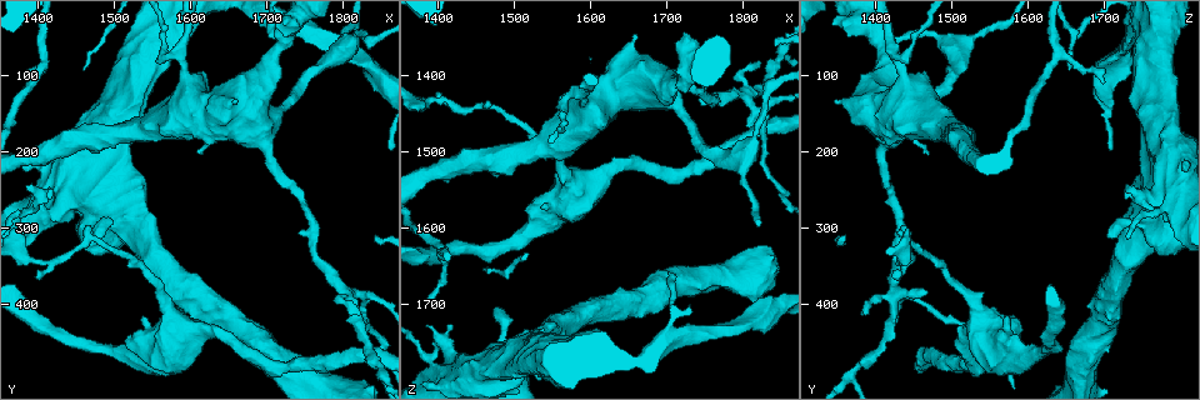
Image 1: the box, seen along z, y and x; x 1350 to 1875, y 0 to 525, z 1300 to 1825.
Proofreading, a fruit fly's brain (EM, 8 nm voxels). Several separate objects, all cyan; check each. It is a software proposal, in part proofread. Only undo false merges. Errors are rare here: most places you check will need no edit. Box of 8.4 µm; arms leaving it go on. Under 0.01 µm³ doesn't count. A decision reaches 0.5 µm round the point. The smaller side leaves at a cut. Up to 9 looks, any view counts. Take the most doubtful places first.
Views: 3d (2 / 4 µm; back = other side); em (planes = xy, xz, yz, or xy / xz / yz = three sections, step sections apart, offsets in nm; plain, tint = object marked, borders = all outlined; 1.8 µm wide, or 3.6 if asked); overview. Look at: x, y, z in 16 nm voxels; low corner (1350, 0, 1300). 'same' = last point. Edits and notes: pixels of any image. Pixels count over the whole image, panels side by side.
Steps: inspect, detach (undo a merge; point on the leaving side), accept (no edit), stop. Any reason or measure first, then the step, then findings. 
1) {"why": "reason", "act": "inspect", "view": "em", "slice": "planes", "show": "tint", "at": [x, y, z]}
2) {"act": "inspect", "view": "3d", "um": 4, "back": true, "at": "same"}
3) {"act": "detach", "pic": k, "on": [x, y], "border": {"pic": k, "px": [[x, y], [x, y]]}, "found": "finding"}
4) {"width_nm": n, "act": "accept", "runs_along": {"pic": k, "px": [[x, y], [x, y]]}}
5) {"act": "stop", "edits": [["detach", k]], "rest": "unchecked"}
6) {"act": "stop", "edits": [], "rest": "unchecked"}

{"why": "four or more arms meet", "act": "inspect", "view": "3d", "um": 2, "at": [1810, 385, 1435]}

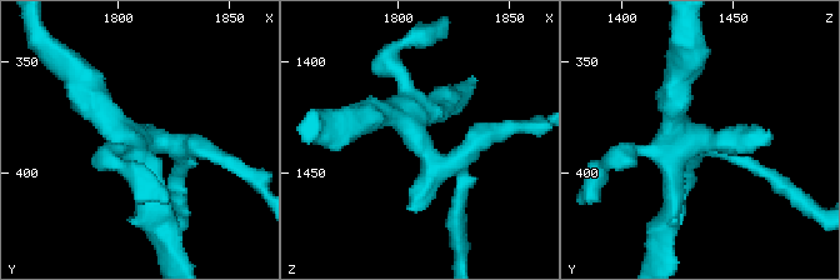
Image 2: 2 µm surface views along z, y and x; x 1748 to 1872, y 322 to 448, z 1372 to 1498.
{"act": "inspect", "view": "em", "slice": "planes", "show": "tint", "at": [1808, 385, 1430]}

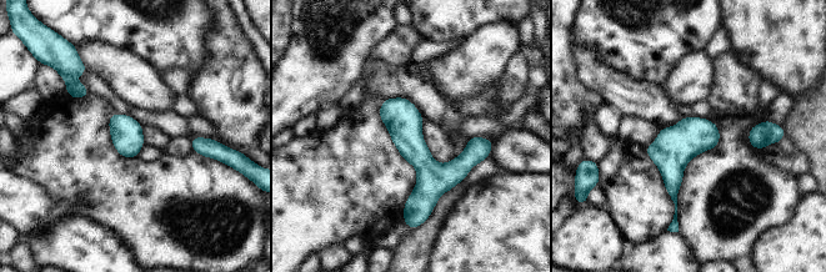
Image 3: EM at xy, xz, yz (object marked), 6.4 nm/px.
{"act": "accept", "runs_along": {"pic": 3, "px": [[384, 106], [434, 169], [486, 142]]}, "found": "continuous, no second neuron"}

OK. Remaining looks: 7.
{"why": "sharp bend", "act": "inspect", "view": "em", "slice": "xy", "step": 4, "show": "tint", "at": [1585, 75, 1420]}

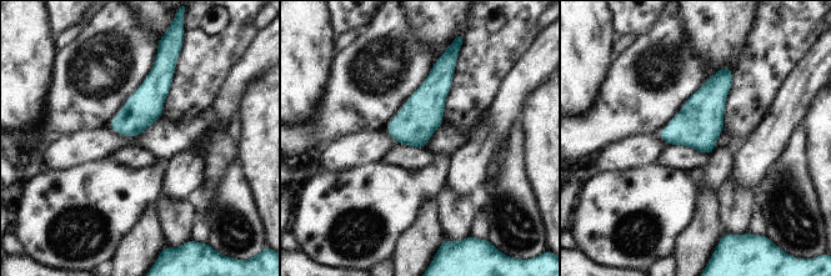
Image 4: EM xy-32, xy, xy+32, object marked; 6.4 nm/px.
{"act": "accept", "found": "one neuron here"}

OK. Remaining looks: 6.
{"why": "sudden change in width", "act": "inspect", "view": "em", "um": 3.6, "slice": "yz", "step": 16, "show": "tint", "at": [1500, 290, 1765]}

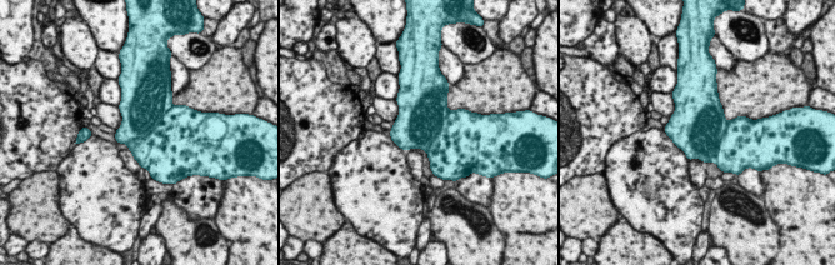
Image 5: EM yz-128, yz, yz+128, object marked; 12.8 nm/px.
{"act": "inspect", "view": "em", "um": 3.6, "slice": "planes", "show": "tint", "at": "same"}

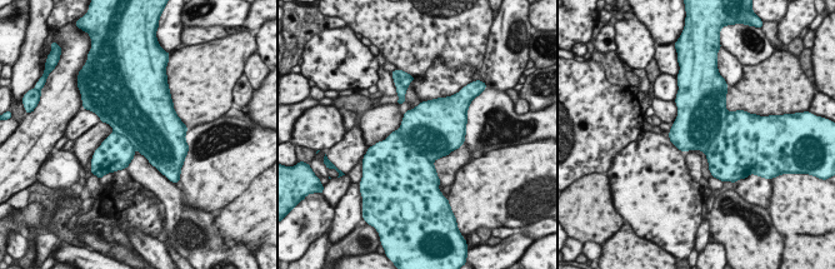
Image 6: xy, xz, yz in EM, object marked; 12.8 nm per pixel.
{"width_nm": 700, "act": "detach", "pic": 6, "on": [399, 162], "border": {"pic": 6, "px": [[400, 126], [403, 139], [433, 163]]}, "found": "a second neuron is stuck on"}

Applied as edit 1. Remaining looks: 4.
{"why": "sharp bend", "act": "inspect", "view": "3d", "um": 2, "at": [1465, 315, 1440]}

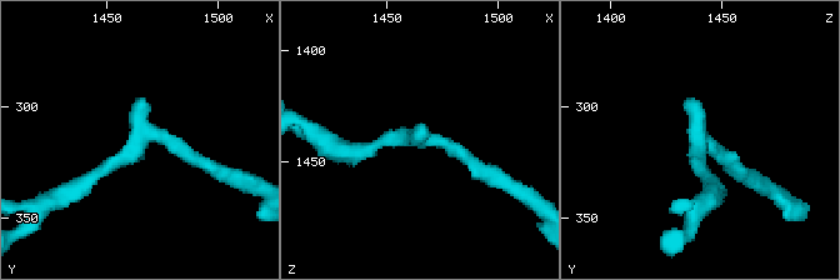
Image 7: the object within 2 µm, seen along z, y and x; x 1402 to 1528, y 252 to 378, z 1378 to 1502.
{"why": "shape alone is not enough", "act": "inspect", "view": "em", "um": 3.6, "slice": "xz", "step": 8, "show": "tint", "at": [1466, 314, 1440]}

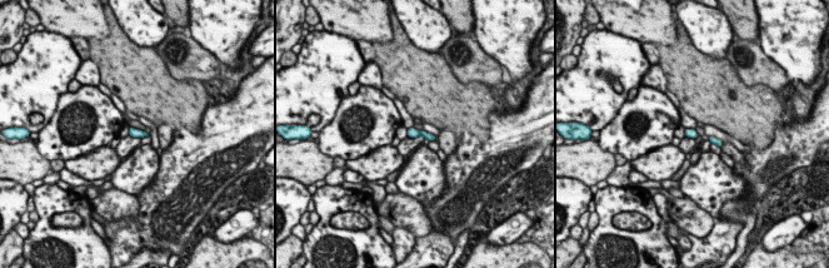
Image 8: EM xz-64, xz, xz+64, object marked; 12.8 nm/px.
{"why": "another direction", "act": "inspect", "view": "em", "um": 3.6, "slice": "yz", "step": 4, "show": "borders", "at": "same"}

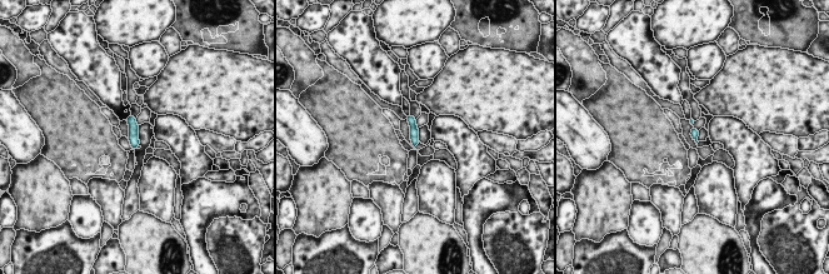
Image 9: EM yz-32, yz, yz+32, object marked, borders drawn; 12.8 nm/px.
{"act": "accept", "runs_along": {"pic": 9, "px": [[129, 119], [133, 124], [134, 147]]}, "found": "continuous, no second neuron"}

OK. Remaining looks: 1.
{"act": "stop", "edits": [["detach", 6]], "rest": "unchecked"}

